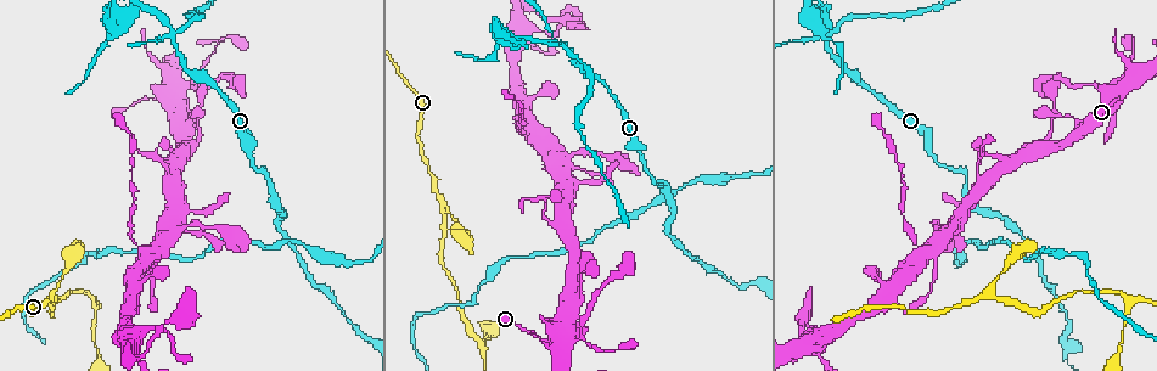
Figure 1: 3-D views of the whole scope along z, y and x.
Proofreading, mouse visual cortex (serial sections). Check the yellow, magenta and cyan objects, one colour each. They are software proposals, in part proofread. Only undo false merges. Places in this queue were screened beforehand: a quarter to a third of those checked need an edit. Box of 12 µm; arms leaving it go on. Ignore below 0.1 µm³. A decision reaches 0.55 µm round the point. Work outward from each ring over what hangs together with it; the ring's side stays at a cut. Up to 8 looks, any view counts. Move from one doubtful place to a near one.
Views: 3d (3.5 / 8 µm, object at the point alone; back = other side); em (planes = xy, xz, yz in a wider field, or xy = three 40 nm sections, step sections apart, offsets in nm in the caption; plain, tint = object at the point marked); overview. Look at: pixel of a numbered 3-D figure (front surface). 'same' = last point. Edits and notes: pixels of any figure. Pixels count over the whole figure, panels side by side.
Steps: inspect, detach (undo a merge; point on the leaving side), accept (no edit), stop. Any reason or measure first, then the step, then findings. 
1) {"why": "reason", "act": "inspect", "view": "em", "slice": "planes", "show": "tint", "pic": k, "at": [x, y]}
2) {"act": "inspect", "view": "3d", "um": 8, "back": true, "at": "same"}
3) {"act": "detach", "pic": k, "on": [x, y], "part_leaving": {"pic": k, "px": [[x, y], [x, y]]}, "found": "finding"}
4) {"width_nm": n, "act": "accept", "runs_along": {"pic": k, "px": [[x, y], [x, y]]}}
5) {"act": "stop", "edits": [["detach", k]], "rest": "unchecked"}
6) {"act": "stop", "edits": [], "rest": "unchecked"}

{"why": "small branch off a trunk", "act": "inspect", "view": "em", "slice": "xy", "step": 2, "show": "tint", "pic": 1, "at": [142, 249]}

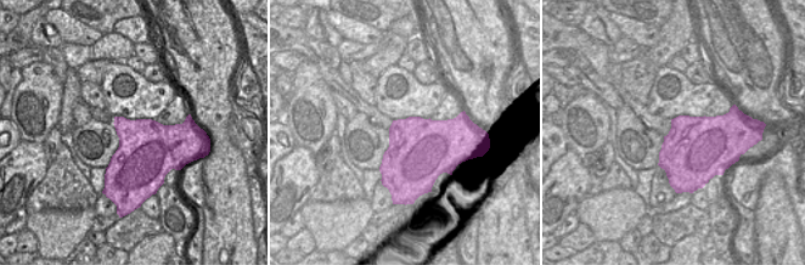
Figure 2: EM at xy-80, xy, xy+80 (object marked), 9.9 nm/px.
{"why": "wider look", "act": "inspect", "view": "3d", "um": 3.5, "at": "same"}

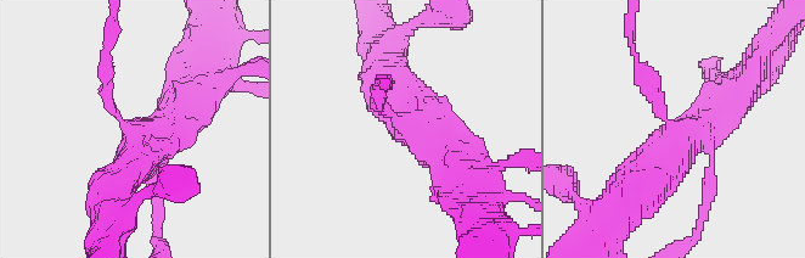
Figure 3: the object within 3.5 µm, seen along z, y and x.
{"act": "detach", "pic": 3, "on": [643, 77], "part_leaving": {"pic": 3, "px": [[659, 112], [631, 48], [629, 26]]}, "found": "two cells meet here"}

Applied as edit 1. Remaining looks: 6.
{"why": "side arm on a straight run", "act": "inspect", "view": "3d", "um": 3.5, "pic": 1, "at": [985, 294]}

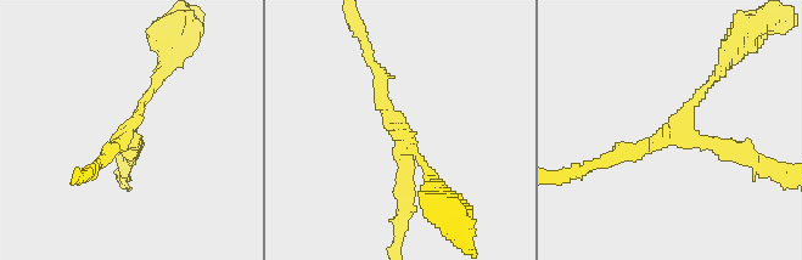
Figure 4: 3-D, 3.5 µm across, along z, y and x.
{"arms": 3, "arm_widths_nm": [100, 150, 200], "act": "inspect", "view": "em", "slice": "xy", "step": 3, "show": "tint", "pic": 4, "at": [126, 132]}

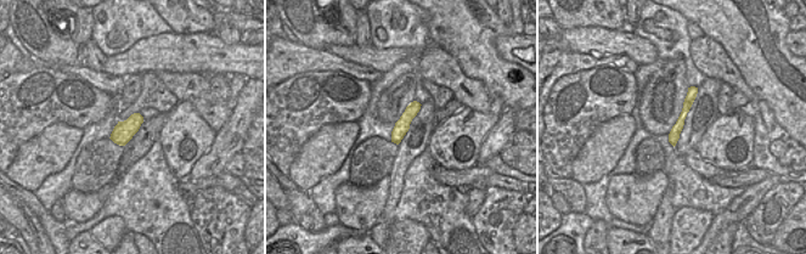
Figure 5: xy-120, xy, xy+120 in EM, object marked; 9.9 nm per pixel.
{"why": "another direction", "act": "inspect", "view": "em", "slice": "xy", "step": 5, "show": "tint", "at": "same"}

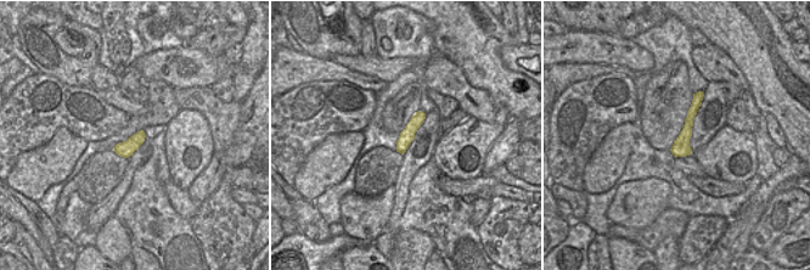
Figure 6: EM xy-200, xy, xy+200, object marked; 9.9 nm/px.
{"act": "accept", "runs_along": {"pic": 4, "px": [[374, 67], [399, 130], [403, 208]]}, "found": "continuous, no second cell"}

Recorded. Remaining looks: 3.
{"why": "side arm on a straight run", "act": "inspect", "view": "3d", "um": 8, "pic": 1, "at": [482, 344]}

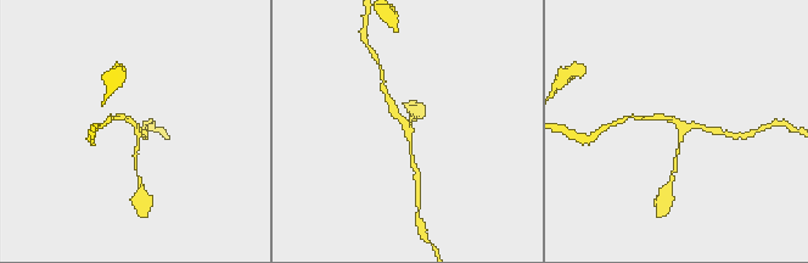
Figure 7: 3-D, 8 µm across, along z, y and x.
{"arms": 3, "arm_widths_nm": [100, 150, 150], "act": "inspect", "view": "em", "slice": "xy", "step": 2, "show": "tint", "pic": 7, "at": [680, 123]}

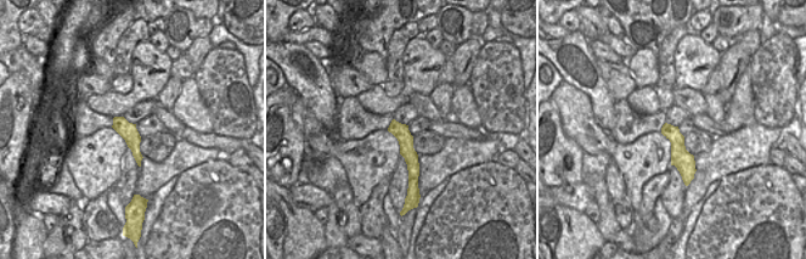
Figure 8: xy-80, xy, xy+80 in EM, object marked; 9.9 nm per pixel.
{"width_nm": 150, "act": "accept", "runs_along": {"pic": 7, "px": [[652, 117], [680, 124], [675, 157]]}, "found": "continuous, no second cell"}

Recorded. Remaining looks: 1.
{"act": "stop", "edits": [["detach", 3]], "rest": "unchecked"}

